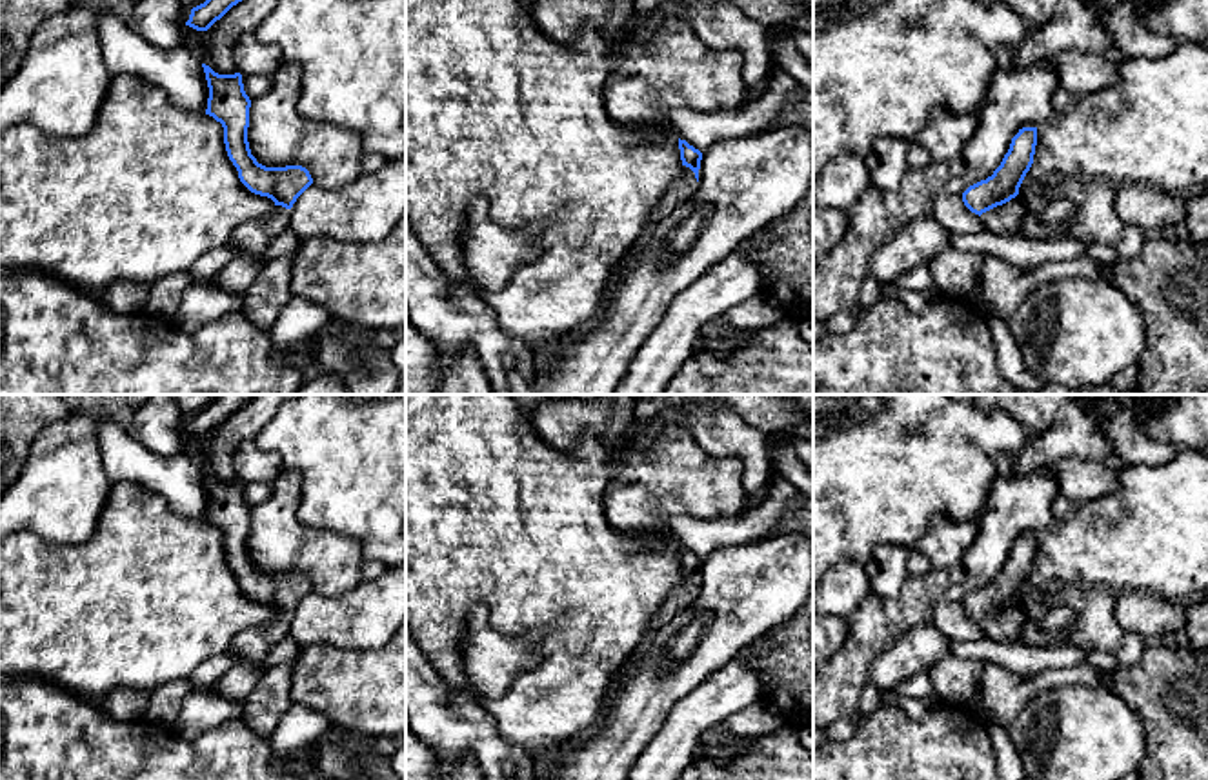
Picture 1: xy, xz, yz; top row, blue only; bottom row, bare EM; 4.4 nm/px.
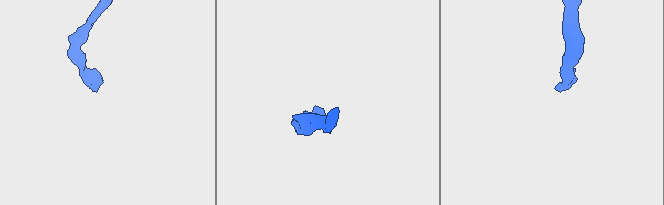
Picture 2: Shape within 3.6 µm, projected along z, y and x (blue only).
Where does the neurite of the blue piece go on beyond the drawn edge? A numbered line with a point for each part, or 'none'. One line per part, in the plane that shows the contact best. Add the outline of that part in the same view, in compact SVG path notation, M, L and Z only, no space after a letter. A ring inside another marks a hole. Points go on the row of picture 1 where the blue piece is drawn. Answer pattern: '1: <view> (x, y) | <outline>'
1: yz (1005, 219) | M1015 196L981 215L986 231L1002 236L1021 236L1021 220L1026 211L1026 196Z

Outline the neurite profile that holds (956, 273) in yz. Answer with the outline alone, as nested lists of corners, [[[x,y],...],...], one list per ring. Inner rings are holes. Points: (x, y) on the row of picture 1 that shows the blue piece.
[[[946,247],[933,255],[924,267],[946,296],[968,296],[981,282],[982,255]]]

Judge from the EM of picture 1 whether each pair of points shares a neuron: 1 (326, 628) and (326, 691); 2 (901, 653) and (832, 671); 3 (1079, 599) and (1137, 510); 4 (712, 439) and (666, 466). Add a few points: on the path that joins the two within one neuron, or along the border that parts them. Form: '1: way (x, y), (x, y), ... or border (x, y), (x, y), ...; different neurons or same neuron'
1: border (302, 646), (368, 650); different neurons
2: border (906, 633), (874, 659), (868, 680); different neurons
3: border (1065, 584), (1105, 586), (1114, 593); different neurons
4: border (688, 431), (708, 453), (734, 455), (741, 462); different neurons

